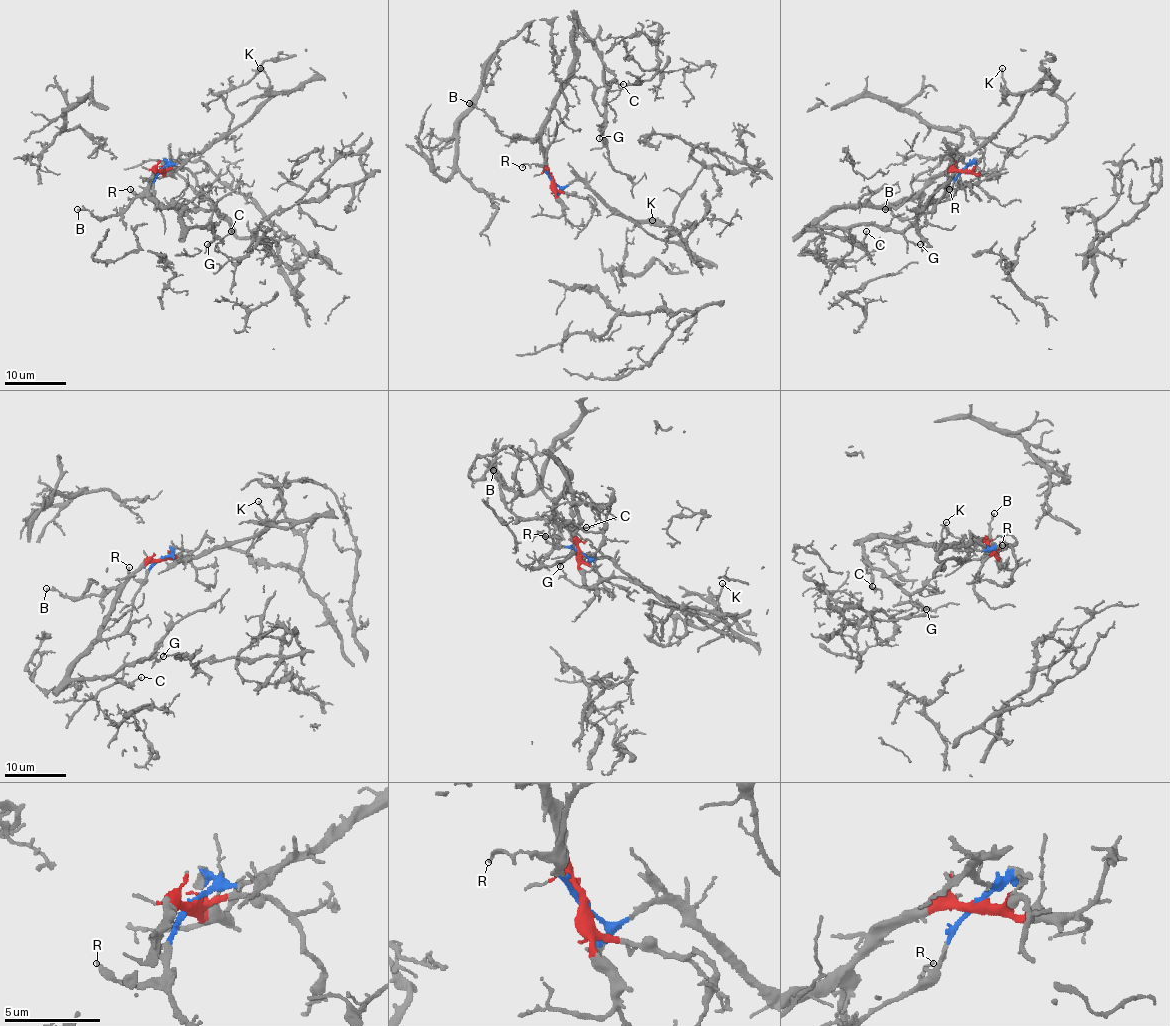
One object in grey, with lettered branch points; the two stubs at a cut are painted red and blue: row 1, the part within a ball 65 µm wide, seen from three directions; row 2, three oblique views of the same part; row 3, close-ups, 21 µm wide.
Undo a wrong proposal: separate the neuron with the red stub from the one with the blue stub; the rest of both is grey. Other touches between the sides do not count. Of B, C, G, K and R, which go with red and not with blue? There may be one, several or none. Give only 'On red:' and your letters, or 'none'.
On red: B, C, G

